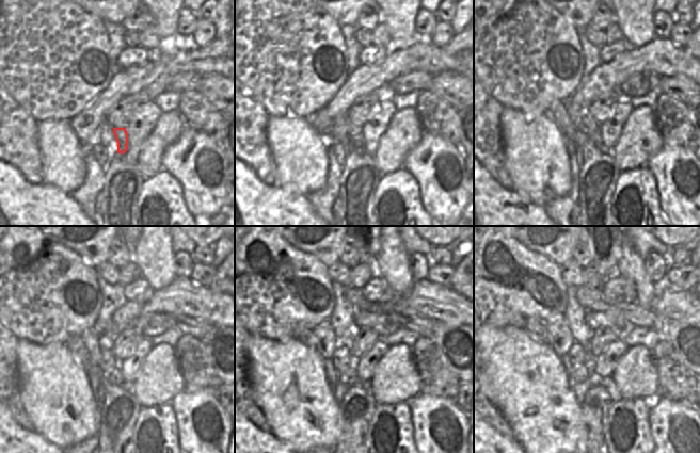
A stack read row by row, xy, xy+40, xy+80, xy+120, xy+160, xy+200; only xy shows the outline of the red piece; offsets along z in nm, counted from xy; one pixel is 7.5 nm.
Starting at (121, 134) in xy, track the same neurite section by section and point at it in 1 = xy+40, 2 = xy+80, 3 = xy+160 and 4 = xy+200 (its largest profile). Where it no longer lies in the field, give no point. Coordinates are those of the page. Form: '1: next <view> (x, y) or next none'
1: next xy+40 (355, 132)
2: next xy+80 (591, 128)
3: next xy+160 (346, 365)
4: next xy+200 (576, 355)

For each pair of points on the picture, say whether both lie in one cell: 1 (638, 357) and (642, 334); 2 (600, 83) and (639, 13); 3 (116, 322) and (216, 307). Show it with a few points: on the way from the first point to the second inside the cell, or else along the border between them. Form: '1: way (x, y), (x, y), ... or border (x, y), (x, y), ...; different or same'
1: border (627, 346), (643, 345), (651, 352); different
2: border (652, 39), (640, 46), (627, 47); different
3: way (141, 305), (146, 303), (191, 303); same

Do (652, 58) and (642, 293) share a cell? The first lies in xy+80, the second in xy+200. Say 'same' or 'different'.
different

